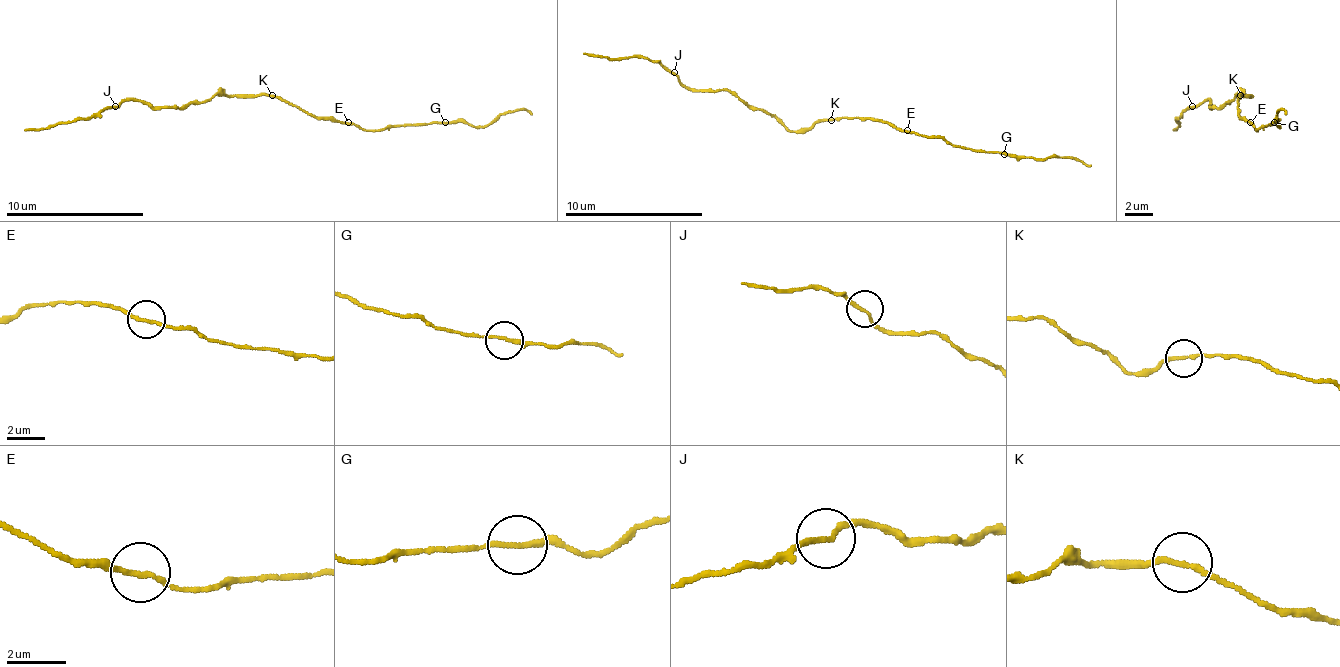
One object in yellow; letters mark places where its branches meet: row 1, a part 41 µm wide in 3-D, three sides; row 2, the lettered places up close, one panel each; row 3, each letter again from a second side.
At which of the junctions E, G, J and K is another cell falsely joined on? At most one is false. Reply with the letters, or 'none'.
none

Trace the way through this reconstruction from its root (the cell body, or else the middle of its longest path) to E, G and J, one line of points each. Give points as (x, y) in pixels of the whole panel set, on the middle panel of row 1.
E: (831, 120), (869, 116), (872, 120), (886, 120), (907, 130)
G: (831, 120), (841, 120), (845, 116), (886, 120), (924, 137), (945, 137), (962, 148), (1000, 151), (1004, 154)
J: (831, 120), (786, 130), (769, 113), (751, 110), (724, 89), (713, 92), (689, 89), (675, 71)

